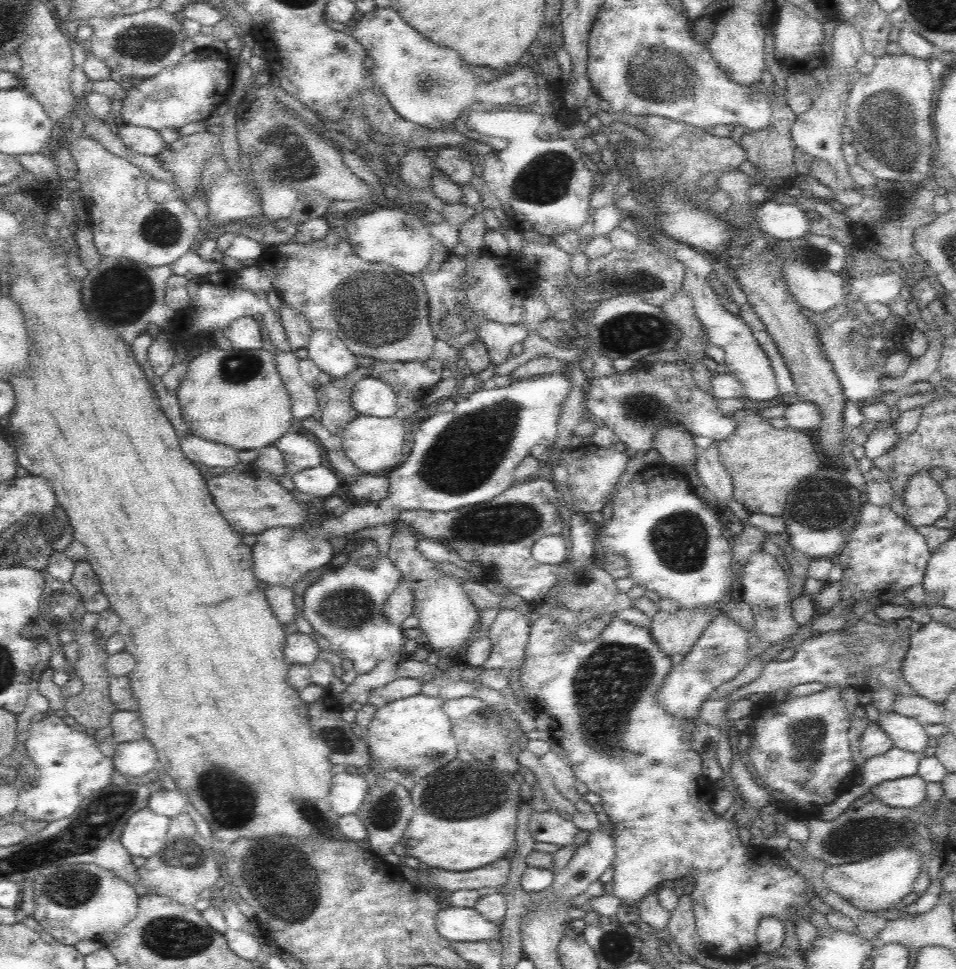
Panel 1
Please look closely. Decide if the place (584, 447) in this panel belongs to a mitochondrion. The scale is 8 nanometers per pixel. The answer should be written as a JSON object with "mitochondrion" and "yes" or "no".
{"mitochondrion":"no"}

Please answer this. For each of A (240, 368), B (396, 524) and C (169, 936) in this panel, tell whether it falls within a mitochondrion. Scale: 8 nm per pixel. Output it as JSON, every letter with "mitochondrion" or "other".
{"A":"mitochondrion","B":"other","C":"mitochondrion"}

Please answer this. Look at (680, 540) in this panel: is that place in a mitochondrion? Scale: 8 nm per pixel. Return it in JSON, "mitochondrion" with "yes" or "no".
{"mitochondrion":"yes"}

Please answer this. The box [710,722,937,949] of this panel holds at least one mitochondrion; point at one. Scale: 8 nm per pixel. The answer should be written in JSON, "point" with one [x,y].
{"point":[850,841]}

